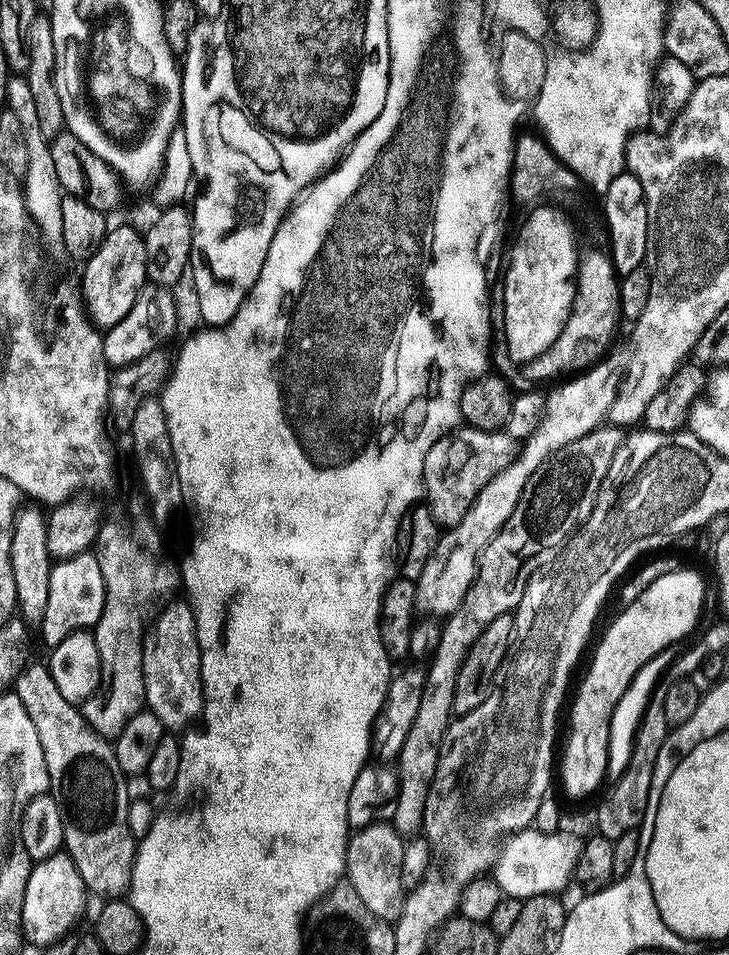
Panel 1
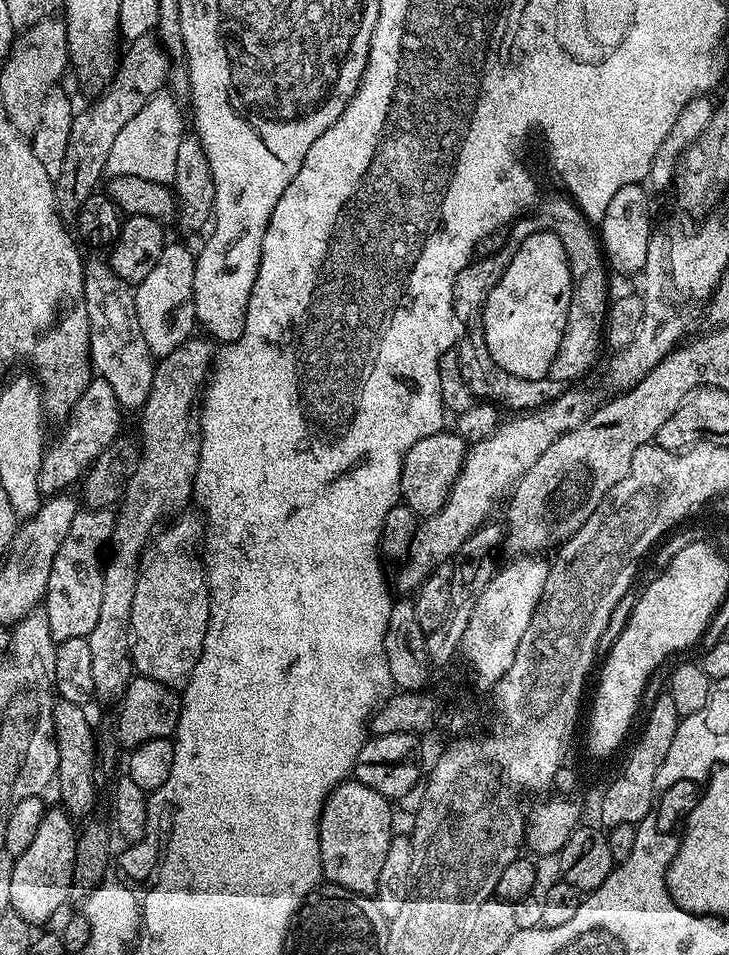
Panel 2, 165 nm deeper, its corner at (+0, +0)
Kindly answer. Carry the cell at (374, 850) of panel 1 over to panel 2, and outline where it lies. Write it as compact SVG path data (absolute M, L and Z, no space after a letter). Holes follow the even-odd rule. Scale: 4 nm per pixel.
M349 778L328 796L320 812L318 846L320 847L320 870L329 885L345 888L358 896L375 893L378 874L382 874L382 862L390 850L391 812L389 797L370 790L355 778Z

